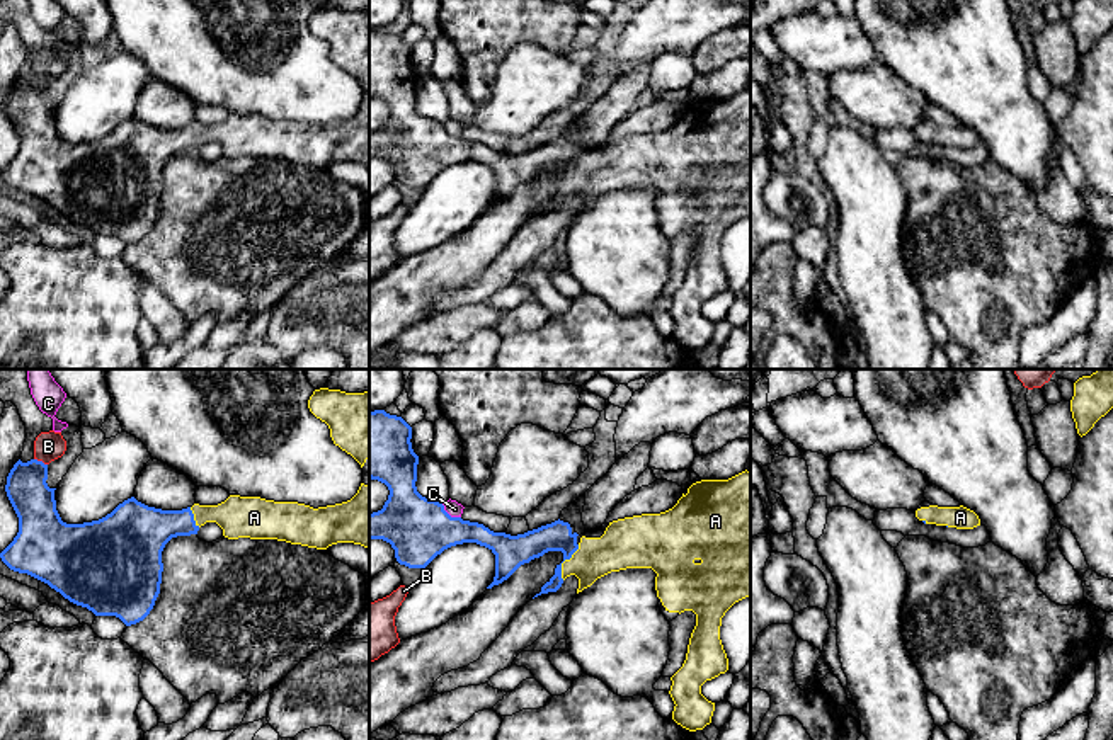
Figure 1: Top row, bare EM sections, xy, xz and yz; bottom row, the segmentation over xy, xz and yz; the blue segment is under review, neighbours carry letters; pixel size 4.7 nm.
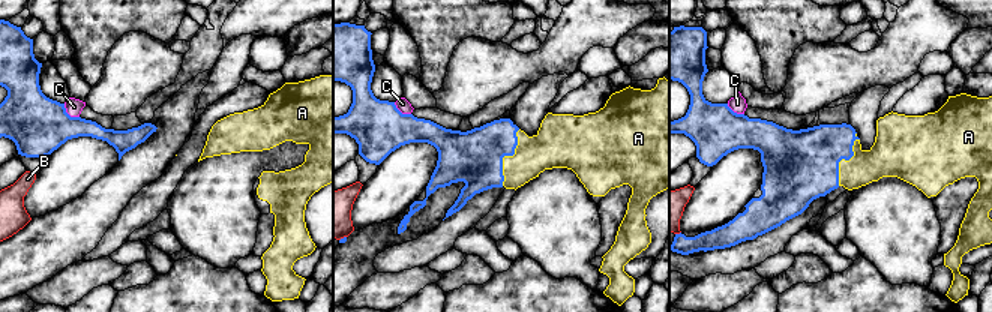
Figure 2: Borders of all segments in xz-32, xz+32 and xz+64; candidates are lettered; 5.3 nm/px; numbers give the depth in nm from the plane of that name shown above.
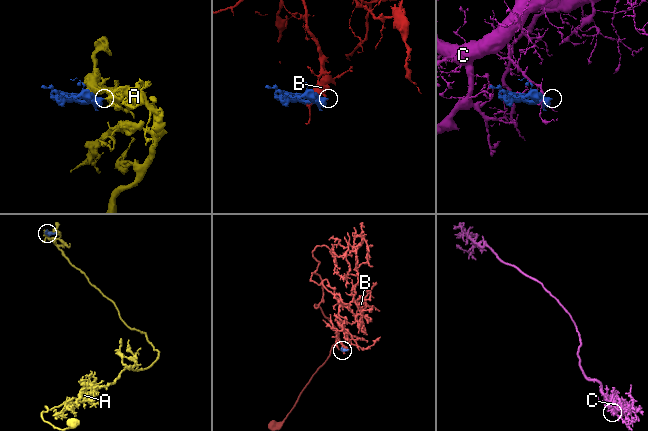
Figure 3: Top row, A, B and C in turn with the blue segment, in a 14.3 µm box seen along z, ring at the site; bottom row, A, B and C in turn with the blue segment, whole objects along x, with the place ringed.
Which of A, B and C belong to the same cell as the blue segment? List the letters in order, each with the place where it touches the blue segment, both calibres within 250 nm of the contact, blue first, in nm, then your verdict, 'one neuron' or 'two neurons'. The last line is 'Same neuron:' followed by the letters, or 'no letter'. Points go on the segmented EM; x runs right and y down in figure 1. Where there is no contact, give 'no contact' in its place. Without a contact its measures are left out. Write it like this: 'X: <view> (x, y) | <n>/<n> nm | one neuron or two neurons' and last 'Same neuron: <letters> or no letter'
A: xz (564, 560) | 150/190 nm | one neuron
B: xy (41, 461) | 200/140 nm | two neurons
C: xz (448, 514) | 300/70 nm | two neurons
Same neuron: A

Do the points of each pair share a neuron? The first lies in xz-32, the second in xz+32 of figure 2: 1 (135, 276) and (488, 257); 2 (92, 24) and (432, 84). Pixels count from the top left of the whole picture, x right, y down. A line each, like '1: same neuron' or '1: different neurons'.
1: different neurons
2: same neuron

